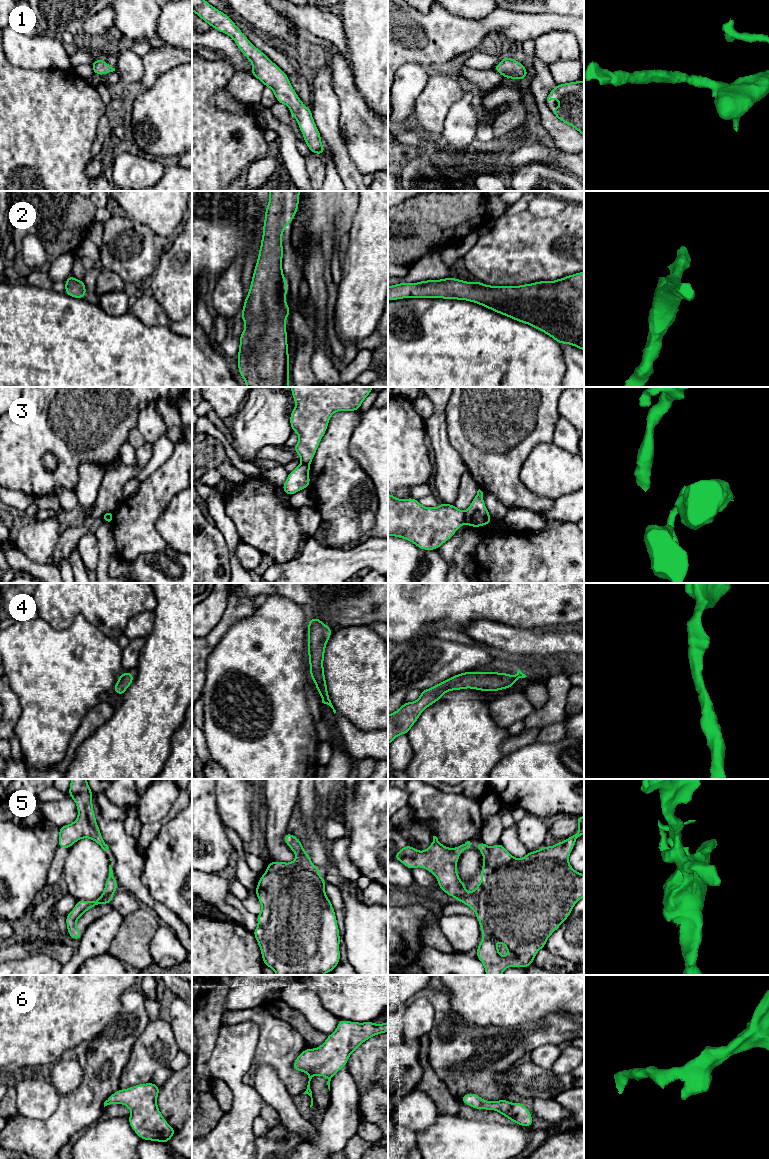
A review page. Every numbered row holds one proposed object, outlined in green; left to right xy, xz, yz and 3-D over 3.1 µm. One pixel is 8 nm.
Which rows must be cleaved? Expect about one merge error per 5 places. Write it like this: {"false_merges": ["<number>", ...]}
{"false_merges": ["3"]}

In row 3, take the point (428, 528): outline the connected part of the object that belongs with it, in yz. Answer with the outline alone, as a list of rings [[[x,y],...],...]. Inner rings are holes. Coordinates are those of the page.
[[[388,493],[388,536],[403,538],[422,550],[436,550],[465,524],[465,512],[441,502],[439,507],[424,507],[414,498],[398,499]]]

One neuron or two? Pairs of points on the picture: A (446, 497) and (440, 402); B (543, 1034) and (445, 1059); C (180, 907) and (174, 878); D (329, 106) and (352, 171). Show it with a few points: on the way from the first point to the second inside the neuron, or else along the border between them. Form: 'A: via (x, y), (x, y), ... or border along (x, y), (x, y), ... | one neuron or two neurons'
A: via (446, 473), (446, 455), (439, 439), (439, 426) | one neuron
B: via (519, 1042), (469, 1055) | one neuron
C: via (174, 900), (174, 885) | one neuron
D: via (329, 122), (329, 129), (340, 155) | one neuron

